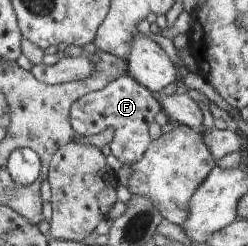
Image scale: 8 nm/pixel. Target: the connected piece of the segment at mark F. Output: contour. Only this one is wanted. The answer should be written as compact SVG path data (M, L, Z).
M126 75L111 81L104 89L83 95L71 107L70 116L75 132L86 138L92 138L112 128L115 133L109 143L111 153L124 165L131 166L142 159L150 145L148 131L150 125L155 122L156 115L163 116L163 109L156 95L140 85L132 76Z

